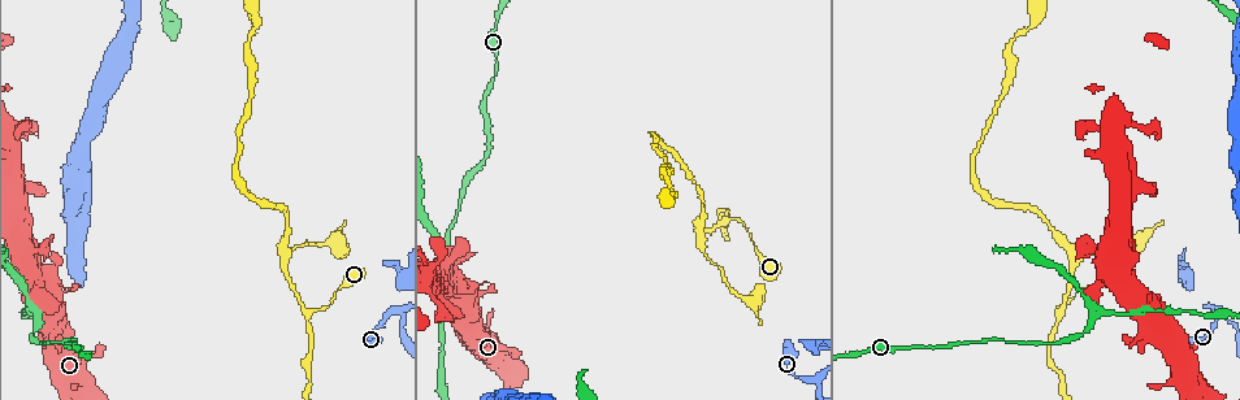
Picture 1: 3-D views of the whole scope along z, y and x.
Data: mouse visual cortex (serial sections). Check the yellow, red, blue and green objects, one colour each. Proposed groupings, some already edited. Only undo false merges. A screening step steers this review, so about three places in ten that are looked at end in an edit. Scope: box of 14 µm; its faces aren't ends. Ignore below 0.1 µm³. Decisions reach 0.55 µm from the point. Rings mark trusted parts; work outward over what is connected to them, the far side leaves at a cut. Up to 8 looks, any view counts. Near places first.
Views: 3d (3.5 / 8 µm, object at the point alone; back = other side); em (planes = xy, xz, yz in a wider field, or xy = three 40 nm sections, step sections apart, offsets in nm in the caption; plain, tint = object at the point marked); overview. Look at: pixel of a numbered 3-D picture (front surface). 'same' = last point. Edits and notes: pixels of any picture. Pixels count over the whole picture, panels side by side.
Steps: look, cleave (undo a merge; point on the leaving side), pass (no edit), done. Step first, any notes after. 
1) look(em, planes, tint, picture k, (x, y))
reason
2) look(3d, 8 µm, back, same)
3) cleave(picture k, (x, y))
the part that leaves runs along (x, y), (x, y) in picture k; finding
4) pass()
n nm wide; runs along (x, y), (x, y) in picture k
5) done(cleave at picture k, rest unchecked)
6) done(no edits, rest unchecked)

look(3d, 8 µm, back, picture 1, (811, 378))
abrupt turn

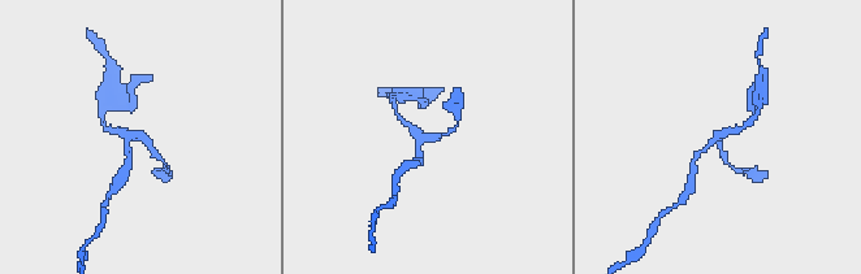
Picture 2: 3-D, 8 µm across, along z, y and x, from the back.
look(em, xy, step 1, tint, picture 2, (134, 136))

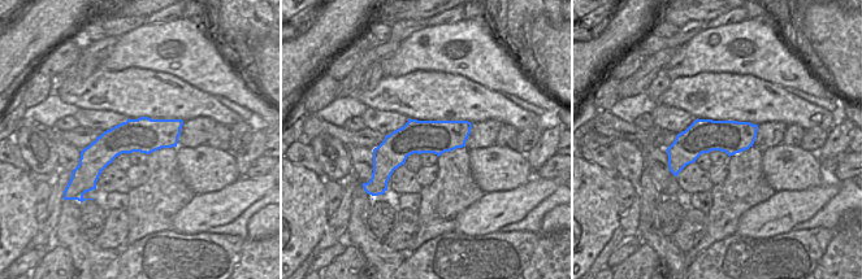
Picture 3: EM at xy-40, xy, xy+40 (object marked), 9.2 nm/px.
pass()
320 nm wide; runs along (454, 130), (420, 140), (419, 162) in picture 2; continuous, no second cell

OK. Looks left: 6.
look(3d, 3.5 µm, picture 1, (727, 223))
sharp bend

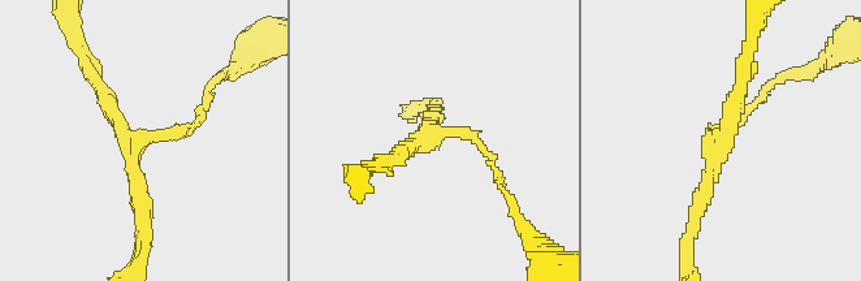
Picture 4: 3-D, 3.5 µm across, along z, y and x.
pass()
runs along (199, 116), (132, 141), (91, 76) in picture 4; one cell here

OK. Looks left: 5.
look(3d, 3.5 µm, back, picture 1, (1099, 315))
a fork

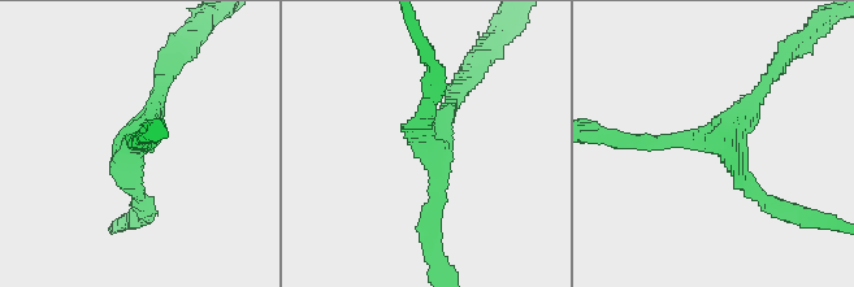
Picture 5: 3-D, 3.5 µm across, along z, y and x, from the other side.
look(em, xy, step 3, tint, picture 5, (719, 145))

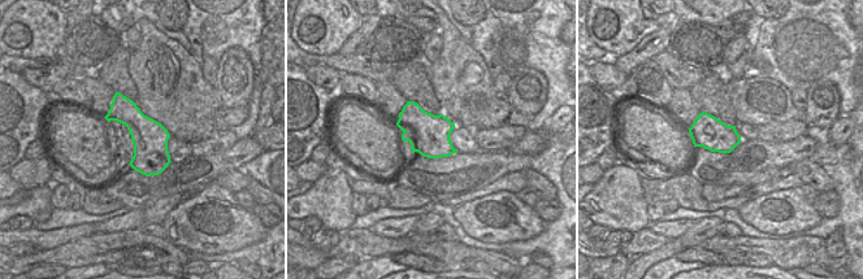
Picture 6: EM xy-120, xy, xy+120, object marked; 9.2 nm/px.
pass()
3 arms; arms of 200, 200, 250 nm; runs along (144, 208), (131, 144), (164, 77) in picture 5; continuous, no second cell

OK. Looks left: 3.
done(no edits, rest unchecked)

